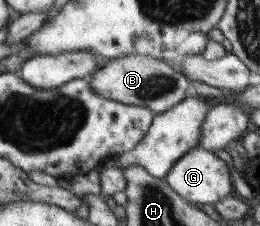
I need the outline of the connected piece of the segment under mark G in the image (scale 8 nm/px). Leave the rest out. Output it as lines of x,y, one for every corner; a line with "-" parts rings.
202,147
191,149
183,155
172,166
165,179
180,197
194,205
215,205
221,199
235,194
228,163

